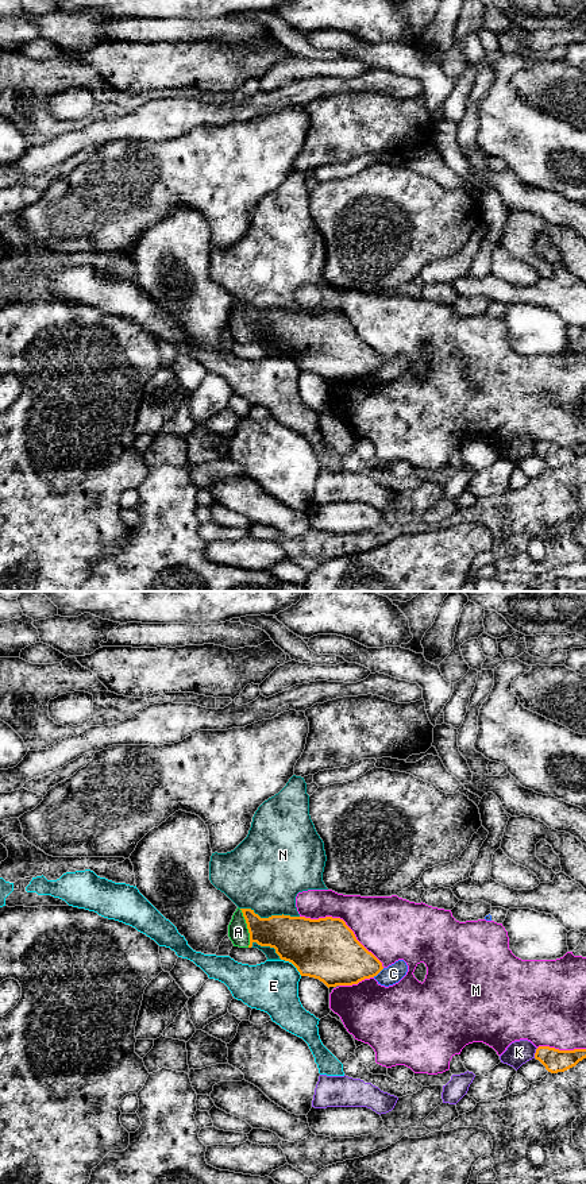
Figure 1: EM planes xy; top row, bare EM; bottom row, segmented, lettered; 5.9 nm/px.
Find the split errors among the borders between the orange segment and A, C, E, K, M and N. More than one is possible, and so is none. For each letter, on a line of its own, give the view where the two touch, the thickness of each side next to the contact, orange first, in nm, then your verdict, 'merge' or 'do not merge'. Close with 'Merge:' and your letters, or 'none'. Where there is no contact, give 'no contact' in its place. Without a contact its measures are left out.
A: xy | 220/120 nm | merge
C: xy | 320/110 nm | do not merge
E: xy | 360/300 nm | do not merge
K: xy | 140/140 nm | do not merge
M: xy | 360/360 nm | do not merge
N: xy | 280/440 nm | do not merge
Merge: A

